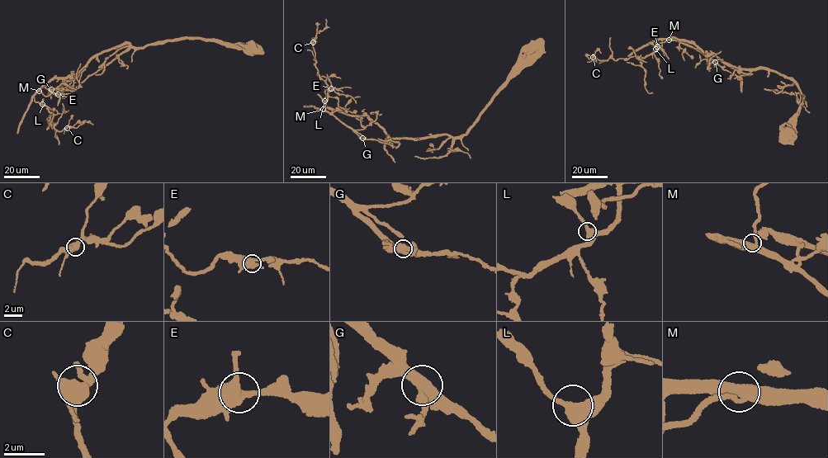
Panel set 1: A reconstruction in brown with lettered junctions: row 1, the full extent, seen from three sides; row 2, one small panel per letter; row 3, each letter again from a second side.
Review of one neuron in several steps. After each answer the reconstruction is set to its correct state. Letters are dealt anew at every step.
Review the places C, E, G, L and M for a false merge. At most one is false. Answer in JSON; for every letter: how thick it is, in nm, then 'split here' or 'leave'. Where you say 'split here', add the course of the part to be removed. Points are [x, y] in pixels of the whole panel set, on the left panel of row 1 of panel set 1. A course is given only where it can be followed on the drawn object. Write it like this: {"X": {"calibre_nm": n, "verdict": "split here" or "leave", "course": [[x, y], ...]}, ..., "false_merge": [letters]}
{"C": {"calibre_nm": 460, "verdict": "leave"}, "E": {"calibre_nm": 460, "verdict": "leave"}, "G": {"calibre_nm": 480, "verdict": "split here", "course": [[51, 89], [42, 87], [35, 92], [34, 101], [54, 114], [52, 128], [61, 131], [78, 122], [93, 125]]}, "L": {"calibre_nm": 400, "verdict": "leave"}, "M": {"calibre_nm": 420, "verdict": "leave"}, "false_merge": ["G"]}

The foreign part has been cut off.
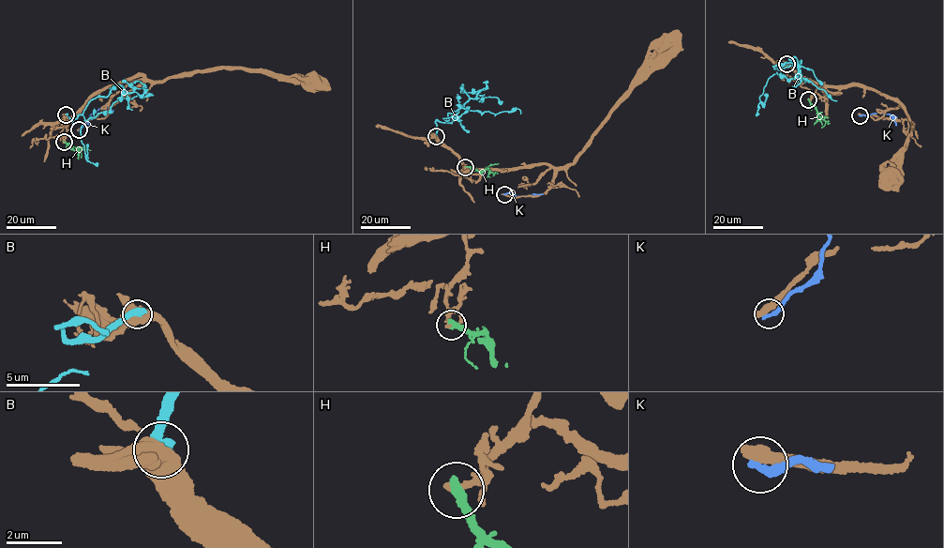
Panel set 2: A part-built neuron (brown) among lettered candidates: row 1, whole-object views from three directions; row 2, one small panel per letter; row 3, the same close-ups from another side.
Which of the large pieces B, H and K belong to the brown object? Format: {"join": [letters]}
{"join": []}

